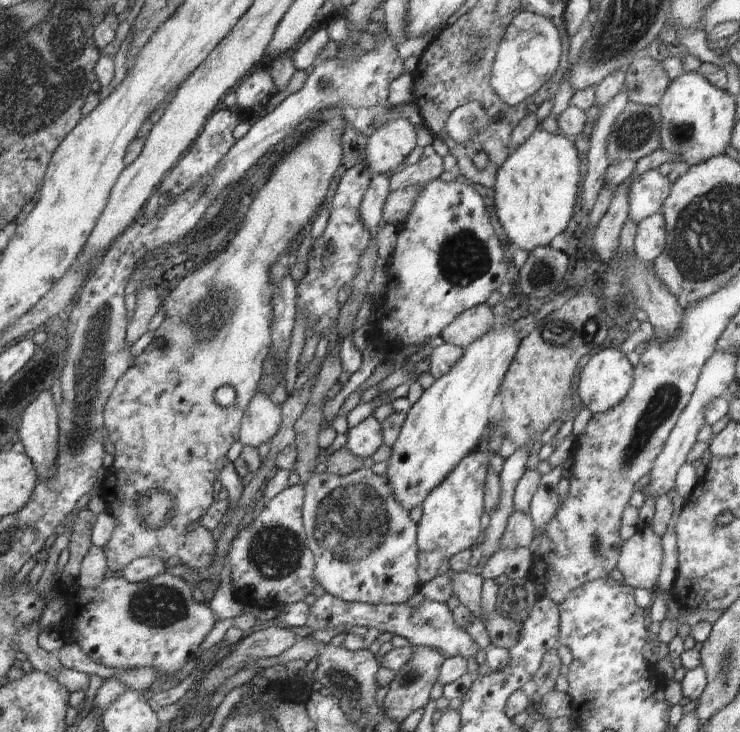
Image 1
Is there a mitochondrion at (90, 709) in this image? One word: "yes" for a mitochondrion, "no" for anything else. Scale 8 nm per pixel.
no

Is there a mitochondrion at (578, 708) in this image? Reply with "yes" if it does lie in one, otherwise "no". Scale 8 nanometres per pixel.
no

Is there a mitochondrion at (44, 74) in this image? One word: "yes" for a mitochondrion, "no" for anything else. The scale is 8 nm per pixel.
yes

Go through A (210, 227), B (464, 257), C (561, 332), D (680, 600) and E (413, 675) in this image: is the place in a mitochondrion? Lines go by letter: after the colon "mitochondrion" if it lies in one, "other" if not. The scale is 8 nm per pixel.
A: other
B: mitochondrion
C: mitochondrion
D: other
E: mitochondrion

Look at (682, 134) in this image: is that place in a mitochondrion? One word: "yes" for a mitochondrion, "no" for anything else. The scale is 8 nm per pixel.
yes

